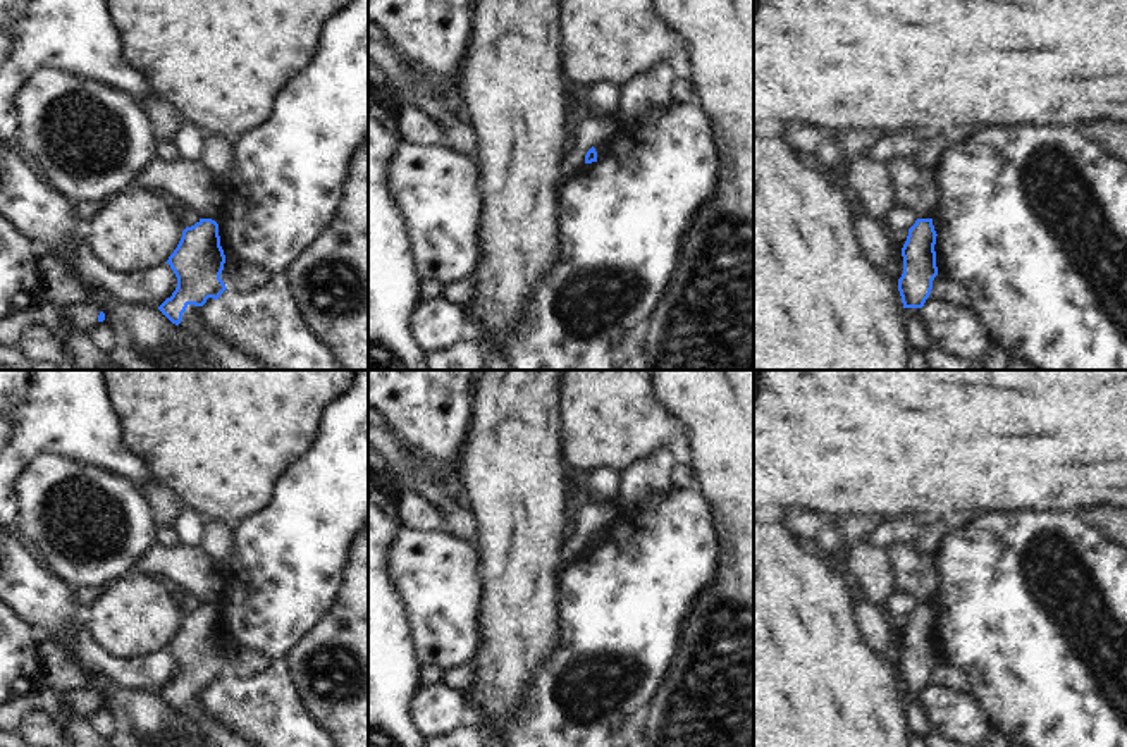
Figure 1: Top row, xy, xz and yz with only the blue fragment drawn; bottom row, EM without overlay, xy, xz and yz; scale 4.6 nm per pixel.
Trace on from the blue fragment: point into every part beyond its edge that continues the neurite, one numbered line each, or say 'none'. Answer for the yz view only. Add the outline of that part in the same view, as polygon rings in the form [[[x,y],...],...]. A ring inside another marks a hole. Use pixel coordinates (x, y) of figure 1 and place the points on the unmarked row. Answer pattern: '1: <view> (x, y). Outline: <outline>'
1: yz (914, 711). Outline: [[[905,694],[902,704],[905,707],[905,718],[912,737],[926,738],[929,719],[926,716],[926,707],[919,702],[919,694]]]

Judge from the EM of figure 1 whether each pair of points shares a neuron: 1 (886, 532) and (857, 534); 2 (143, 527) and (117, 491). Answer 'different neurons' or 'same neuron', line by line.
1: different neurons
2: same neuron

